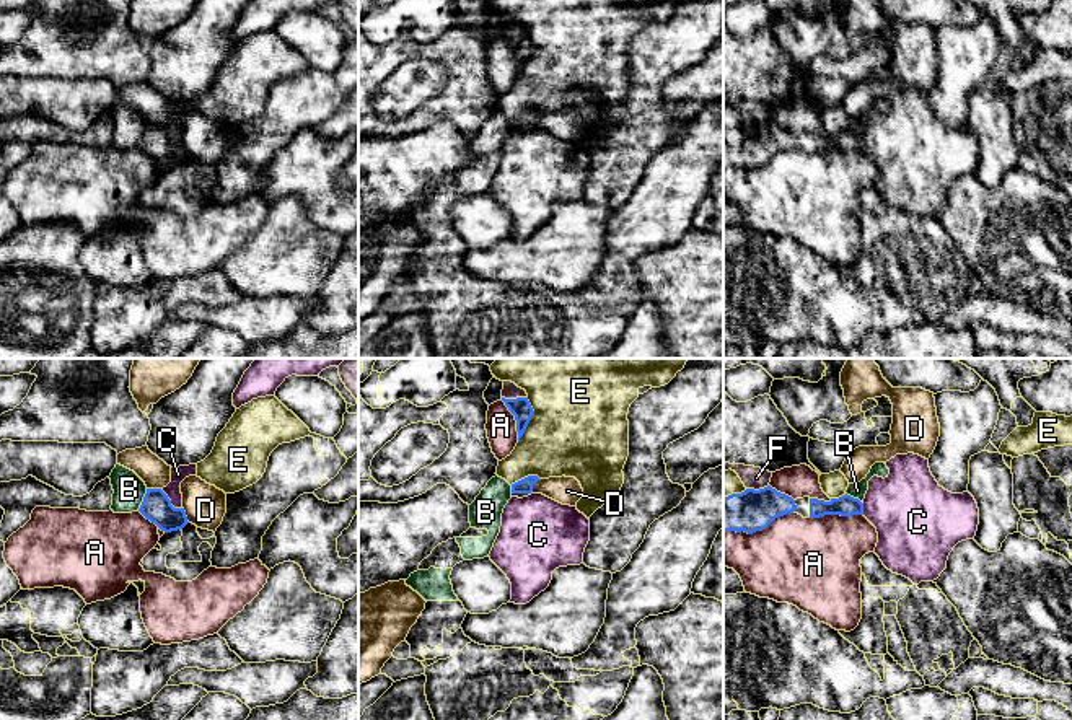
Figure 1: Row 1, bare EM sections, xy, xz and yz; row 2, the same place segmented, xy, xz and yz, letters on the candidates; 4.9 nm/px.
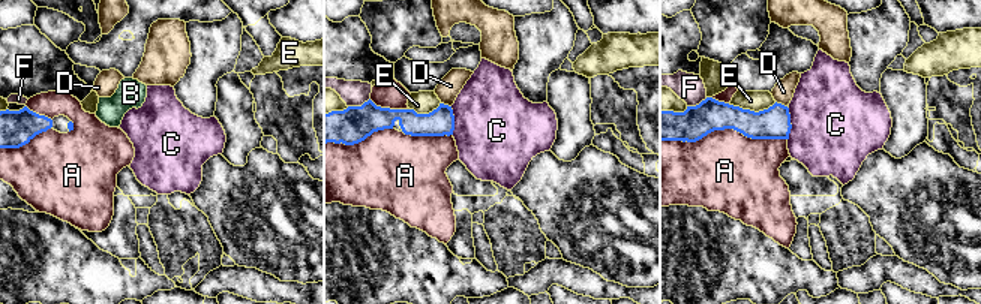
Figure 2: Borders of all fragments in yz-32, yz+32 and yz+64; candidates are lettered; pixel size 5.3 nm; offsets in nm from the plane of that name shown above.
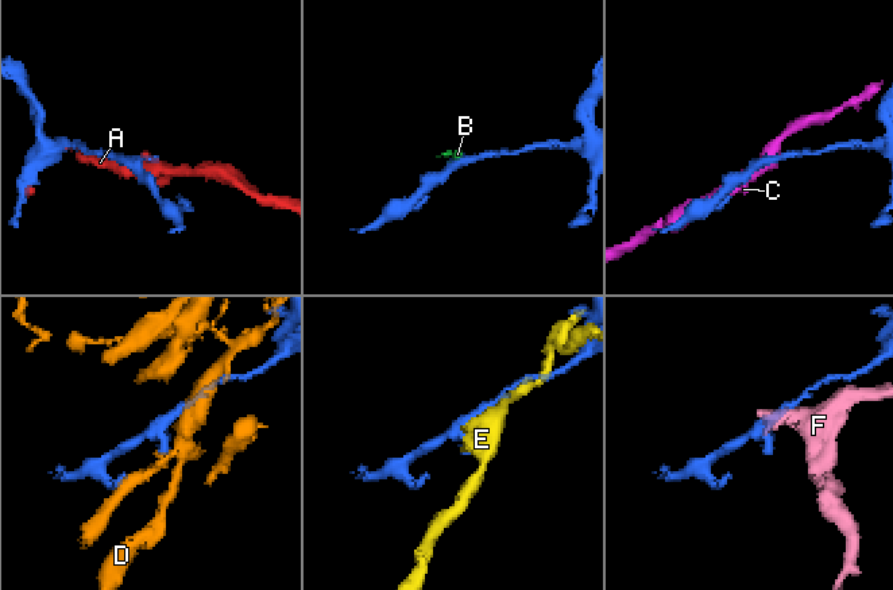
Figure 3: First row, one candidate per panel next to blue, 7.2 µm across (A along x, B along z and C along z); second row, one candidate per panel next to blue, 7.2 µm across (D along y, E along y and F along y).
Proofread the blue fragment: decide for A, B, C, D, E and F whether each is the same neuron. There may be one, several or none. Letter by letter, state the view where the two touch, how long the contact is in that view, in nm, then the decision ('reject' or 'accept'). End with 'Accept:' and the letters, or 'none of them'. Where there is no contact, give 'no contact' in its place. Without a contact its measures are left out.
A: contact in yz; length 360 nm; reject
B: contact in xy; length 120 nm; reject
C: contact in xy; length 150 nm; reject
D: contact in xz; length 170 nm; reject
E: contact in xz; length 220 nm; reject
F: contact in xz; length 130 nm; reject
Accept: none of them

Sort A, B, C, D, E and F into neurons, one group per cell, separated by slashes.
A / B / C / D / E / F

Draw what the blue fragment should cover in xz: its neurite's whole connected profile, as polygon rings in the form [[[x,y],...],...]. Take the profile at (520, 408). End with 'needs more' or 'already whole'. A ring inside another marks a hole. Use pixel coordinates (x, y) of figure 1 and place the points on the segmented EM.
[[[502,397],[508,410],[515,415],[516,420],[516,432],[518,432],[518,441],[523,437],[534,410],[528,401],[528,397],[516,397],[516,399],[505,399]]]; already whole

